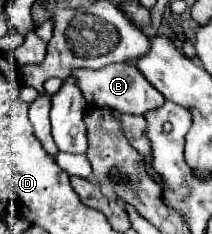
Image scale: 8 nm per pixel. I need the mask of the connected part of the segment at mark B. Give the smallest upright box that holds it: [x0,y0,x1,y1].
[70,63,164,115]

